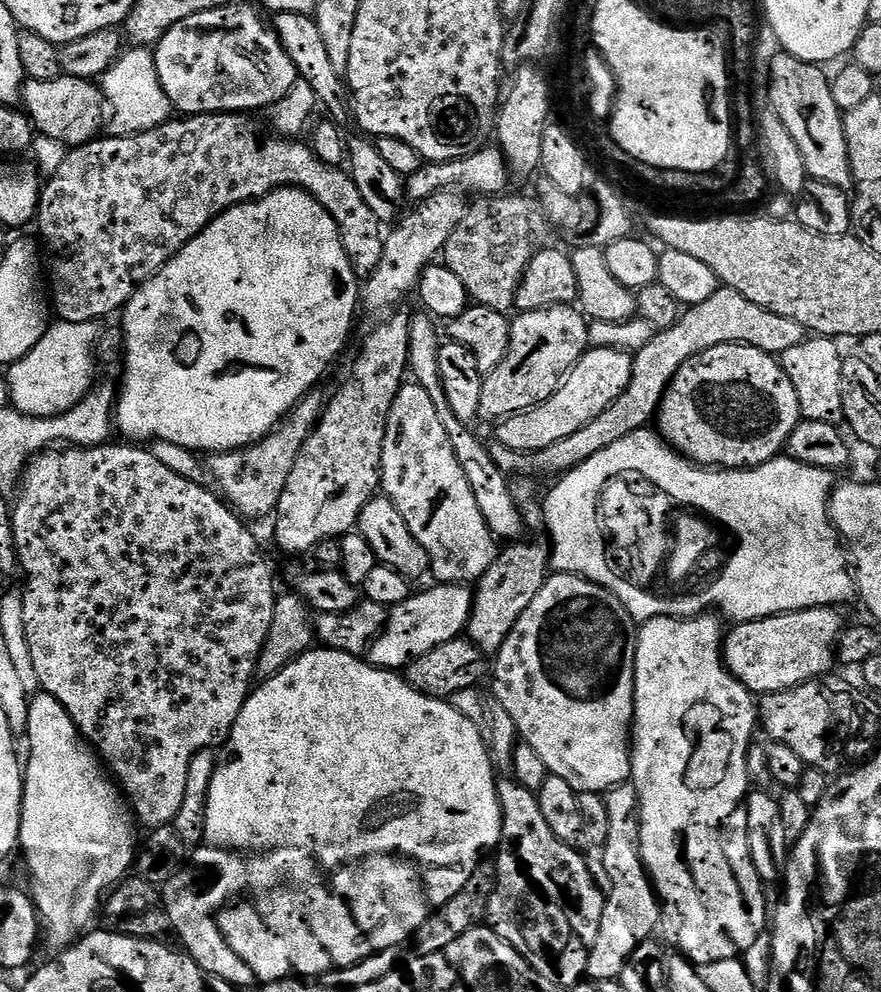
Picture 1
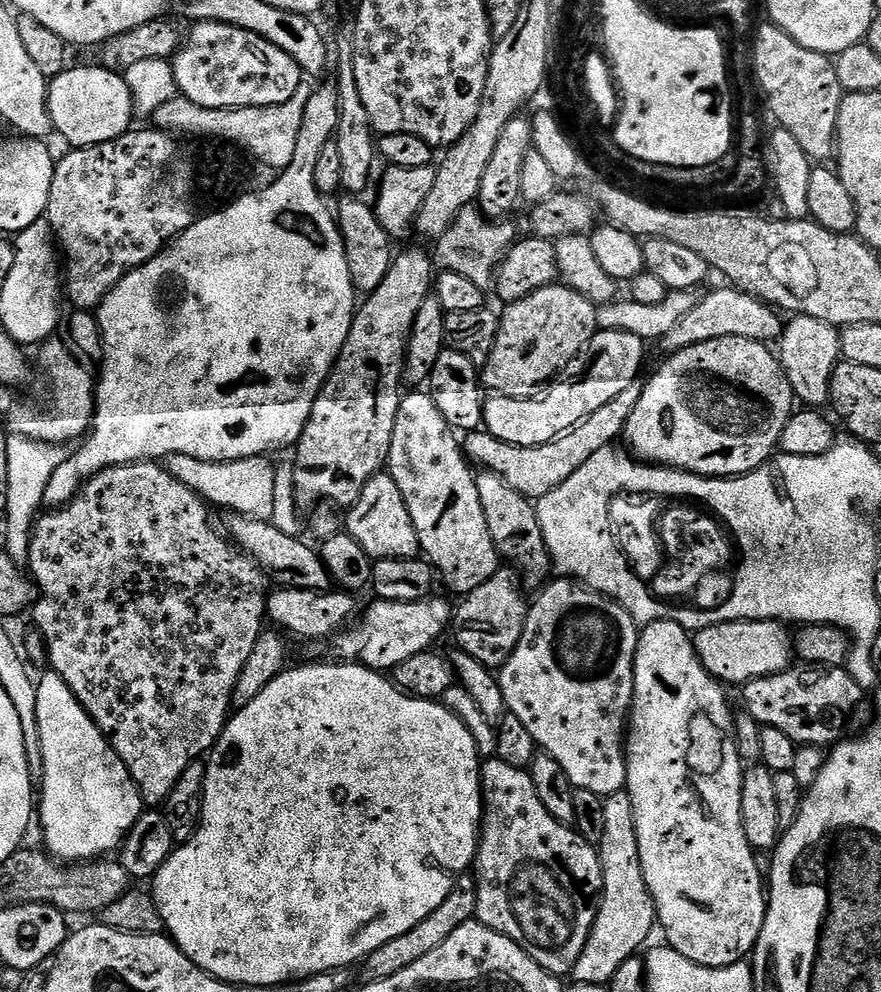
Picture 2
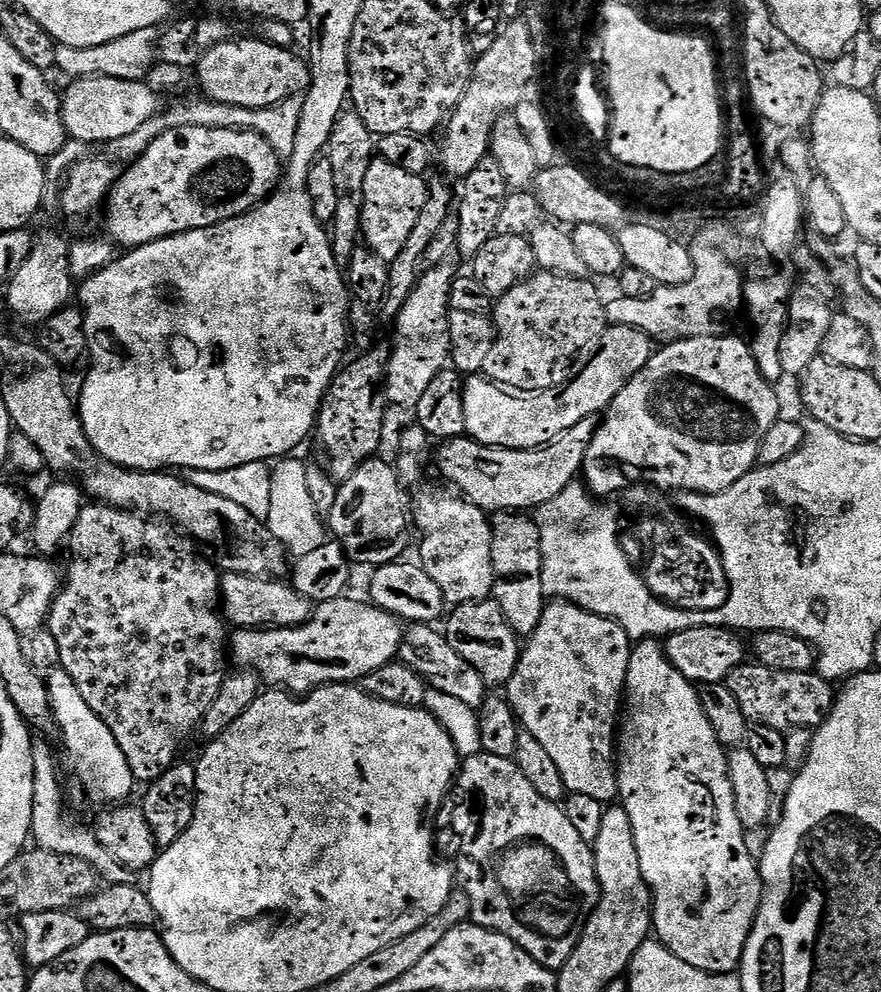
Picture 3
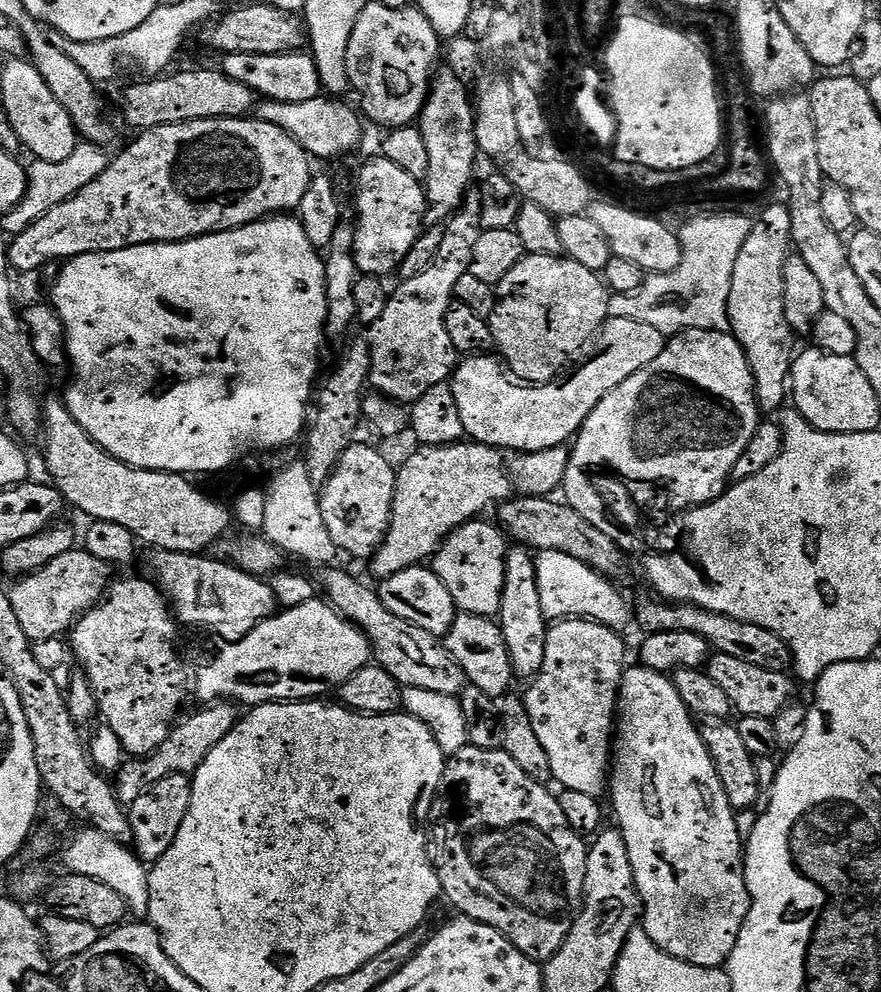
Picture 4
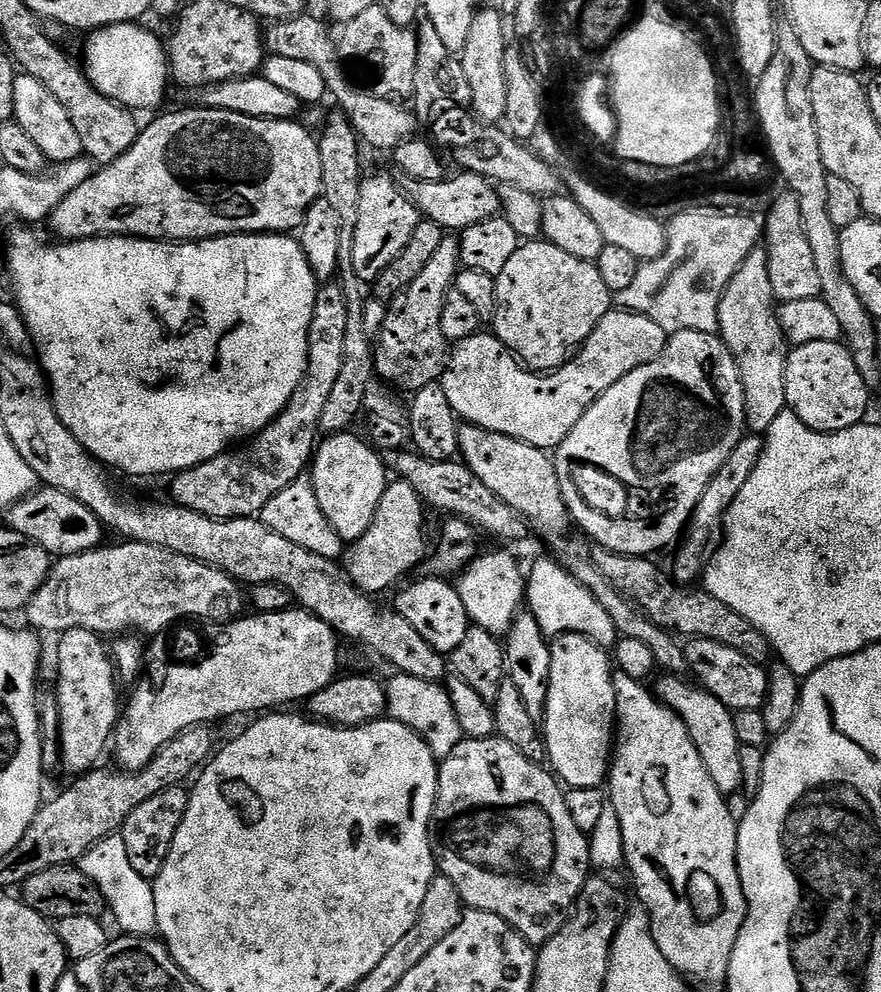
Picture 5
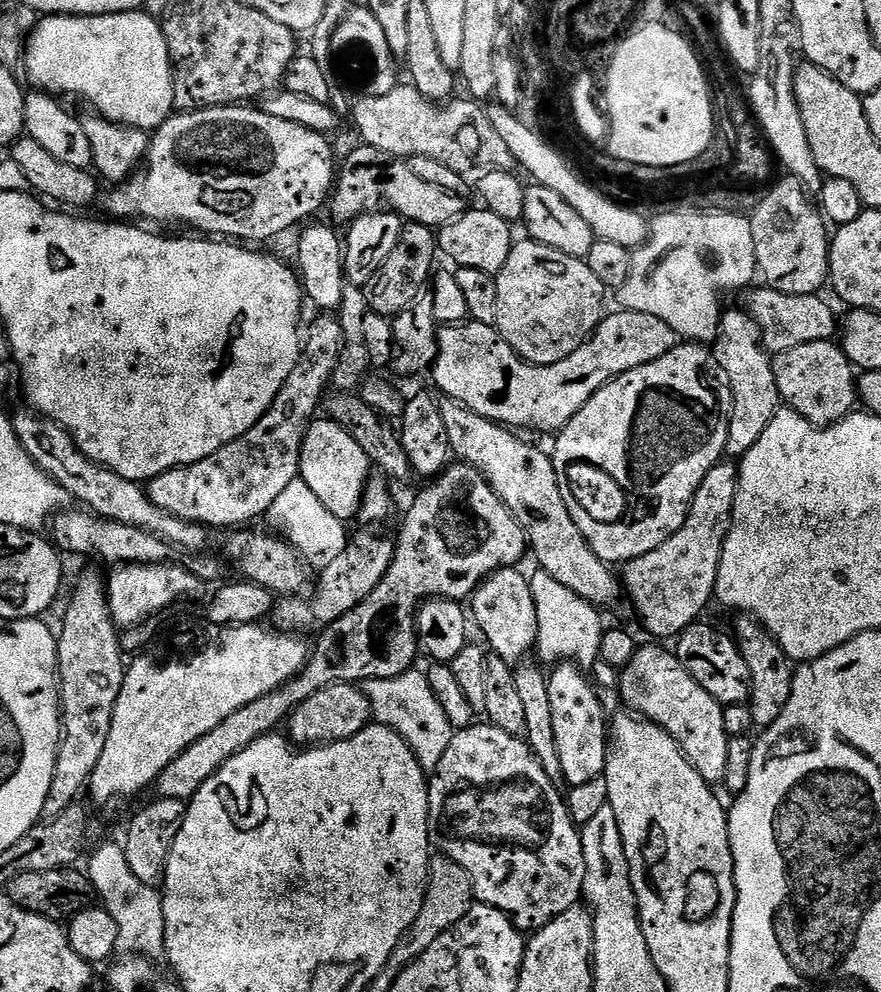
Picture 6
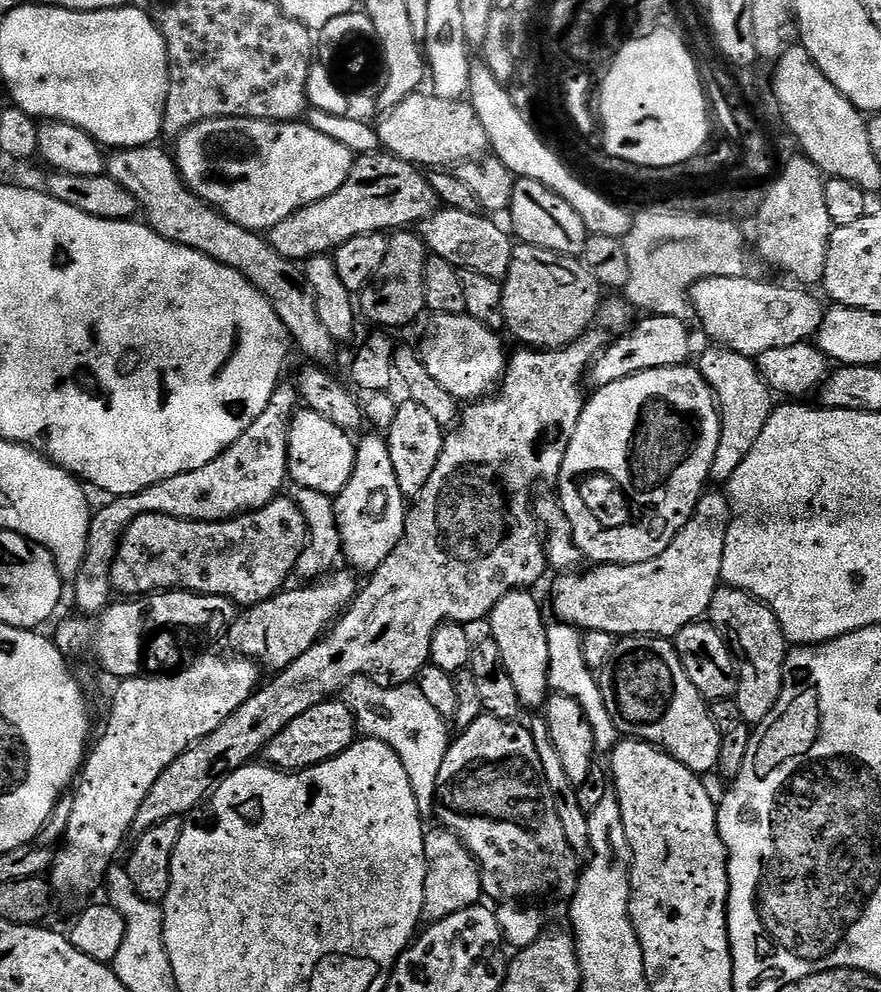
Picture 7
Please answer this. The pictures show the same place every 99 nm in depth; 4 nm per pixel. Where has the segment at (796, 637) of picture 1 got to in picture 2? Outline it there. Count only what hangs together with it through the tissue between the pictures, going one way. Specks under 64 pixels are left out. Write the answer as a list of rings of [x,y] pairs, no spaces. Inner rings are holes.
[[[726,620],[723,624],[712,624],[709,628],[699,629],[694,636],[694,645],[702,666],[713,680],[719,680],[724,686],[743,686],[751,680],[785,672],[790,667],[794,660],[794,640],[790,632],[788,636],[787,630],[789,631],[779,620]]]

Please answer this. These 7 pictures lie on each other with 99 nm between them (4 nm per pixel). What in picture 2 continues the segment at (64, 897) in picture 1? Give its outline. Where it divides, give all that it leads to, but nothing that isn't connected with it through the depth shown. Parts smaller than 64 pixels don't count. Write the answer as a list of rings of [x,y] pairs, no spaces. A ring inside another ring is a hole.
[[[45,671],[37,690],[37,724],[41,739],[42,779],[38,784],[38,824],[44,827],[43,847],[60,862],[91,862],[112,854],[128,839],[128,832],[146,811],[140,788],[130,778],[122,758],[108,743],[100,728],[80,705],[70,686],[56,672]]]

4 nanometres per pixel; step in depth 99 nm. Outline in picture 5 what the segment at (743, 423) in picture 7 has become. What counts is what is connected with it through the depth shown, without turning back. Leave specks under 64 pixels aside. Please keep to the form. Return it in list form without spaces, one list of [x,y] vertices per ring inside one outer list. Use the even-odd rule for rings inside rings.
[[[757,246],[738,266],[734,278],[720,295],[718,306],[719,337],[732,351],[742,378],[742,390],[746,398],[747,431],[752,434],[767,434],[774,426],[774,418],[787,408],[786,402],[786,362],[790,345],[784,338],[778,317],[778,301],[774,286],[770,282],[768,249]]]

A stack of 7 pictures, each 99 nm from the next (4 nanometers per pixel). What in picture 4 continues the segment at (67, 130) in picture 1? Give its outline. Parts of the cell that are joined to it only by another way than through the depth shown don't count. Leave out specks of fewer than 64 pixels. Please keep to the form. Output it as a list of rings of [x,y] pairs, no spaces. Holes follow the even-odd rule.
[[[196,68],[193,72],[176,72],[142,80],[130,87],[124,94],[124,118],[137,131],[144,131],[158,126],[170,126],[174,122],[194,122],[210,118],[244,118],[257,103],[258,97],[250,90],[250,86],[242,86],[242,82],[234,82],[234,78],[225,75],[222,70],[216,72],[212,68]]]

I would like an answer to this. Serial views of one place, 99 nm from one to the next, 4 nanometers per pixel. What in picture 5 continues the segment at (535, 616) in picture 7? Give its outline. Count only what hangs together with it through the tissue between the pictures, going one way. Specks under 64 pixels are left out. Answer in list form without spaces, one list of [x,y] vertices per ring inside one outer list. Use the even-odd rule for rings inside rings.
[[[488,552],[485,556],[484,553],[477,555],[476,559],[460,573],[458,587],[462,598],[462,606],[466,606],[466,614],[469,621],[475,627],[486,630],[491,636],[497,638],[503,637],[510,630],[517,612],[521,611],[522,605],[526,600],[525,573],[520,573],[519,562],[508,552]]]

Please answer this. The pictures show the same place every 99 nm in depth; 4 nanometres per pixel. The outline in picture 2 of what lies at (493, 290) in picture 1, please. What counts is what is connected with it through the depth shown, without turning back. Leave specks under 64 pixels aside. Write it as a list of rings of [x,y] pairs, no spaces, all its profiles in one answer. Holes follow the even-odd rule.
[[[475,203],[464,207],[454,218],[450,230],[442,234],[442,238],[434,241],[434,264],[440,272],[462,274],[462,278],[470,278],[474,286],[485,290],[491,289],[496,282],[496,271],[500,269],[502,258],[510,250],[510,246],[518,239],[512,220],[489,219]]]

